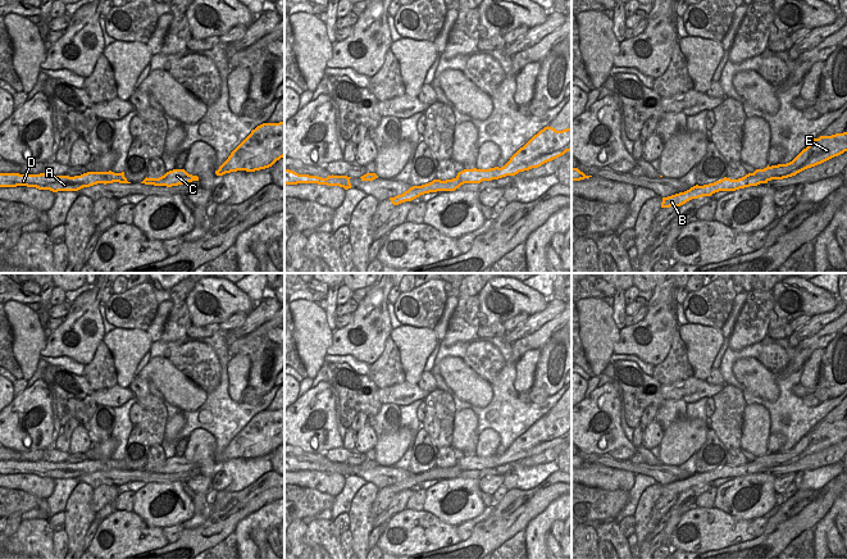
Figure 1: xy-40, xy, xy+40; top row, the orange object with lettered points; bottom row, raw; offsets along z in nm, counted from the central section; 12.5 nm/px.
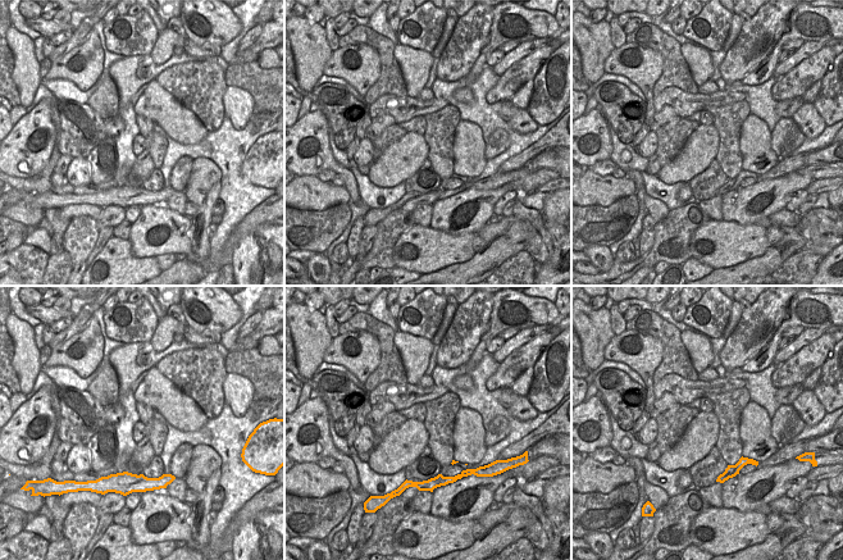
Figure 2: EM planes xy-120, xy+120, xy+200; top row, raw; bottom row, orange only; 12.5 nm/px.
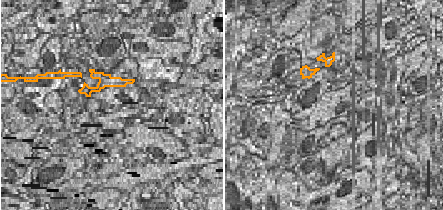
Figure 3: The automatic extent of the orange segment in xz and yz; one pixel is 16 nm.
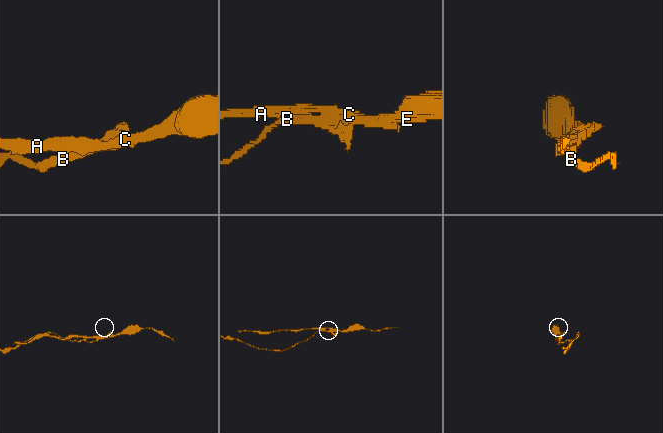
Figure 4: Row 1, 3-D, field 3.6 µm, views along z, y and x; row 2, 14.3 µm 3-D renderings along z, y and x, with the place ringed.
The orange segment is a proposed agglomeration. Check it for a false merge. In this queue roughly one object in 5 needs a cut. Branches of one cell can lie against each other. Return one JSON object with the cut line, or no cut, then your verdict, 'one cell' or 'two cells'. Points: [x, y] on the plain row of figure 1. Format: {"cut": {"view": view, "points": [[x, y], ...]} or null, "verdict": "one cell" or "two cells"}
{"cut": {"view": "xy+40", "points": [[743, 464], [748, 473]]}, "verdict": "two cells"}

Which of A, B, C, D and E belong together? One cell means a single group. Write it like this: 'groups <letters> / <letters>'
groups A C D E / B

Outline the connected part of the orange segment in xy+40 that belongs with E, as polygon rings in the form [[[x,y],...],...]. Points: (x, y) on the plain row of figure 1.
[[[847,419],[832,423],[820,423],[819,426],[814,426],[812,430],[792,449],[771,454],[768,453],[764,456],[756,456],[753,460],[746,462],[743,467],[748,469],[750,474],[760,471],[768,471],[771,467],[788,465],[807,455],[838,444],[844,438],[847,438]]]

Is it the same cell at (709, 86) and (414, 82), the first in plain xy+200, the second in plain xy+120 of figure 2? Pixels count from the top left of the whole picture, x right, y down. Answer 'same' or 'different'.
different

